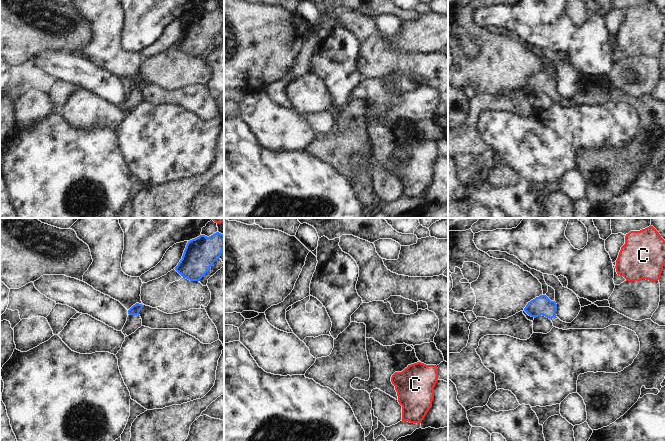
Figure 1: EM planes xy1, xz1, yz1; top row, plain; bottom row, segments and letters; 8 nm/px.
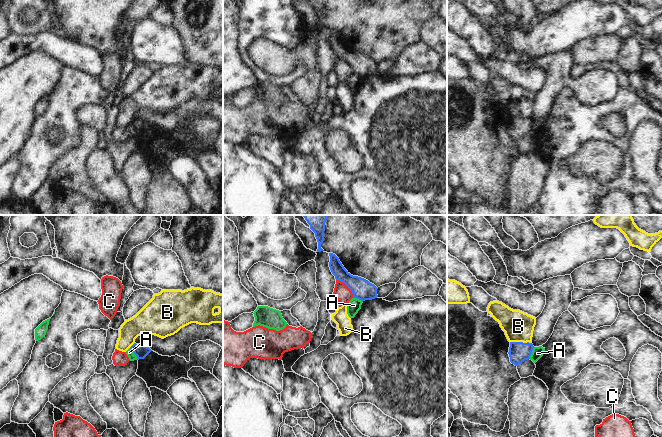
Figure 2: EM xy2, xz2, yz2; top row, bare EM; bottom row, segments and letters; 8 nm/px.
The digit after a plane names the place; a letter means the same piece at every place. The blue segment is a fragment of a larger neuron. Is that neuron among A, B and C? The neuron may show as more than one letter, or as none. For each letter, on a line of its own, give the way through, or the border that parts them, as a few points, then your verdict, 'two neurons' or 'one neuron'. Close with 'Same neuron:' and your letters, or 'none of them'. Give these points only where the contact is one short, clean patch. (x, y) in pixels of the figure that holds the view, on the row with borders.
A: border along xy2 (129, 348), (137, 359); two neurons
B: border along yz2 (510, 341), (531, 343); two neurons
C: border along xz2 (336, 279), (340, 280), (351, 291), (353, 297); two neurons
Same neuron: none of them

